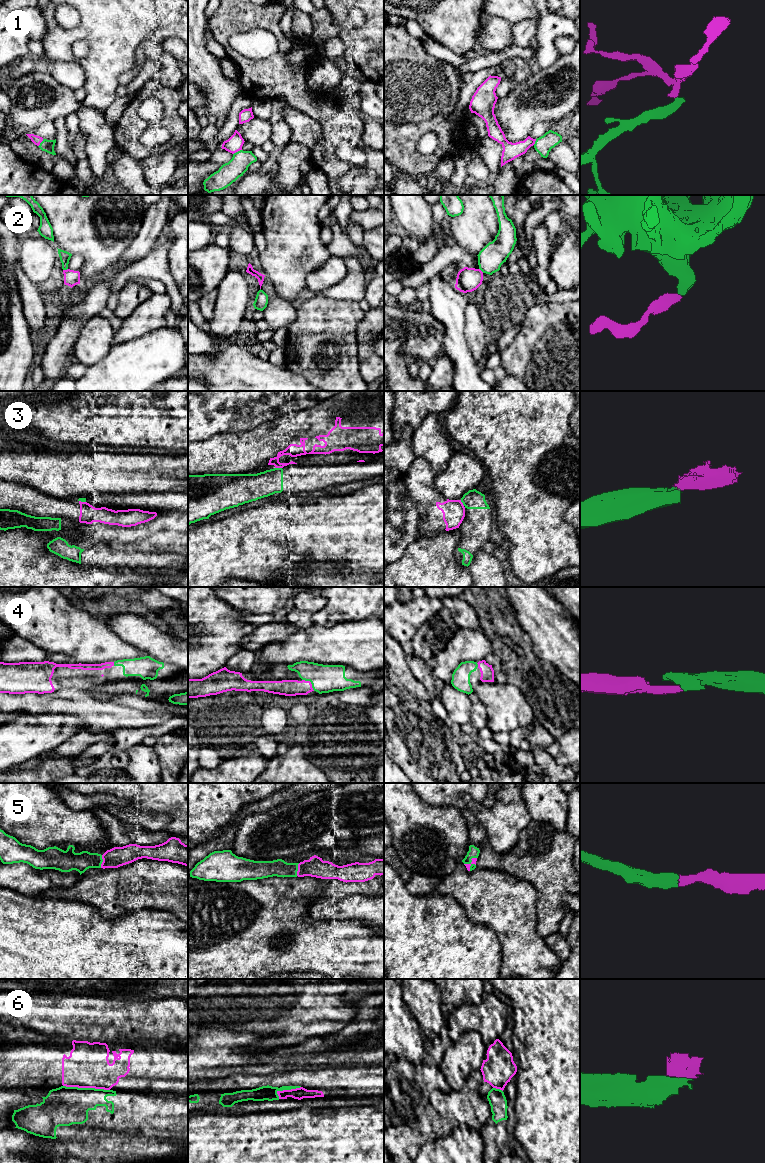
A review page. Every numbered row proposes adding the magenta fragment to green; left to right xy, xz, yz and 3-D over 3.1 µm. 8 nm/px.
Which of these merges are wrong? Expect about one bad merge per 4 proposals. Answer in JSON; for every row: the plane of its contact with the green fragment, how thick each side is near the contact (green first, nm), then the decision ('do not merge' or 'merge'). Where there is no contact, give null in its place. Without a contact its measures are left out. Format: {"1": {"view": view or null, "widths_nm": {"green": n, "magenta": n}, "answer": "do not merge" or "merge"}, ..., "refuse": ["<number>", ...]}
{"1": {"view": "xz", "widths_nm": {"green": 160, "magenta": 130}, "answer": "merge"}, "2": {"view": "xy", "widths_nm": {"green": 90, "magenta": 130}, "answer": "do not merge"}, "3": {"view": "xz", "widths_nm": {"green": 200, "magenta": 110}, "answer": "do not merge"}, "4": {"view": "xz", "widths_nm": {"green": 220, "magenta": 130}, "answer": "merge"}, "5": {"view": "yz", "widths_nm": {"green": 90, "magenta": 40}, "answer": "merge"}, "6": {"view": "xy", "widths_nm": {"green": 320, "magenta": 340}, "answer": "do not merge"}, "refuse": ["2", "3", "6"]}

